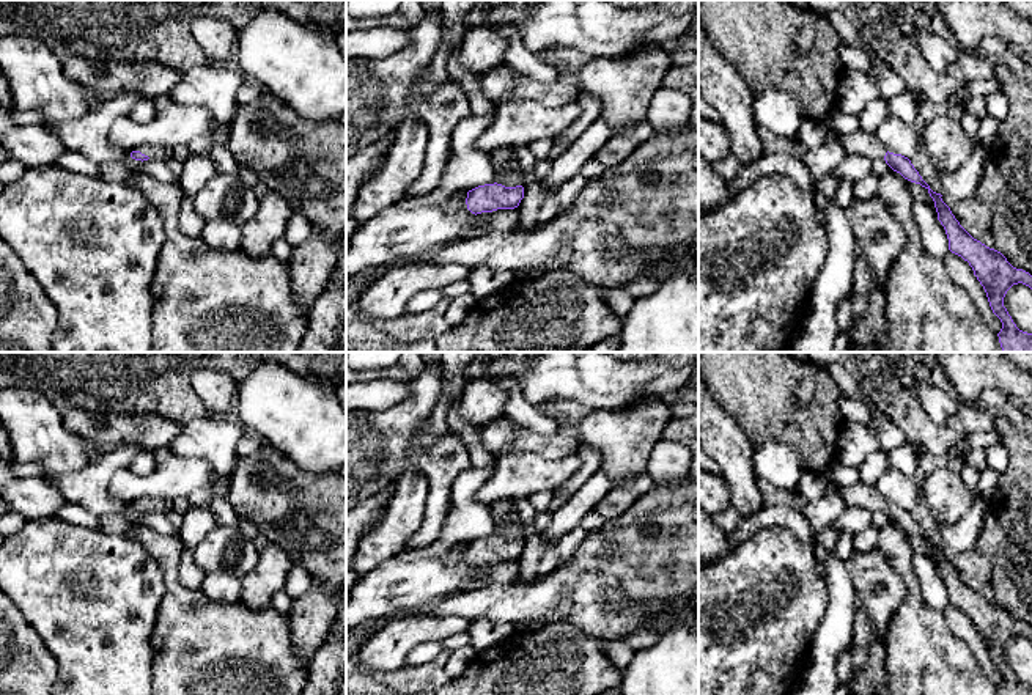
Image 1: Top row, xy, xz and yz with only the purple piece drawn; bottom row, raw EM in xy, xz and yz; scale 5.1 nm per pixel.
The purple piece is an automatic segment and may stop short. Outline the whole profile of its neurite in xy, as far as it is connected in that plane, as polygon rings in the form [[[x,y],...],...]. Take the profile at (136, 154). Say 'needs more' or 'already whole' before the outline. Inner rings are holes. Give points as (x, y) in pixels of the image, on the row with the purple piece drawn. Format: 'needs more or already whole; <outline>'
needs more; [[[145,146],[140,148],[138,151],[132,151],[131,157],[135,160],[148,160],[148,159],[156,159],[156,160],[165,160],[170,156],[170,151],[165,151],[162,148],[153,148],[153,146]]]

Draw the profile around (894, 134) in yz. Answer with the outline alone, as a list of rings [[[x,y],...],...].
[[[894,115],[876,127],[875,137],[886,151],[901,154],[909,160],[922,148],[922,135],[919,135],[911,124],[906,124]]]

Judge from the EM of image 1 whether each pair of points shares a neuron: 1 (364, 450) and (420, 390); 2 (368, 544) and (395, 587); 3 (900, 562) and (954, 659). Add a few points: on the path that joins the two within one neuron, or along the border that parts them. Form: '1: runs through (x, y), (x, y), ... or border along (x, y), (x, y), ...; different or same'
1: runs through (379, 439), (412, 406); same
2: border along (394, 557), (362, 574); different
3: runs through (913, 585), (914, 618), (932, 636); same

